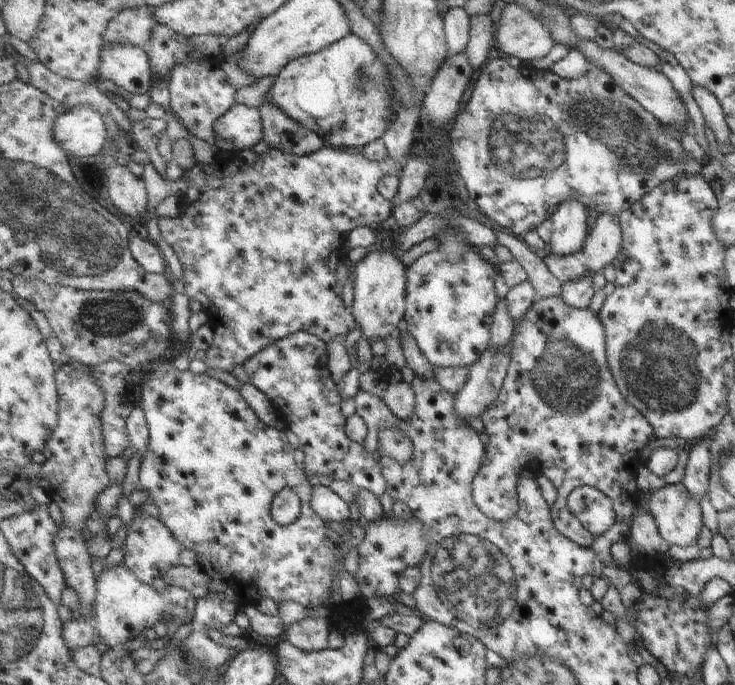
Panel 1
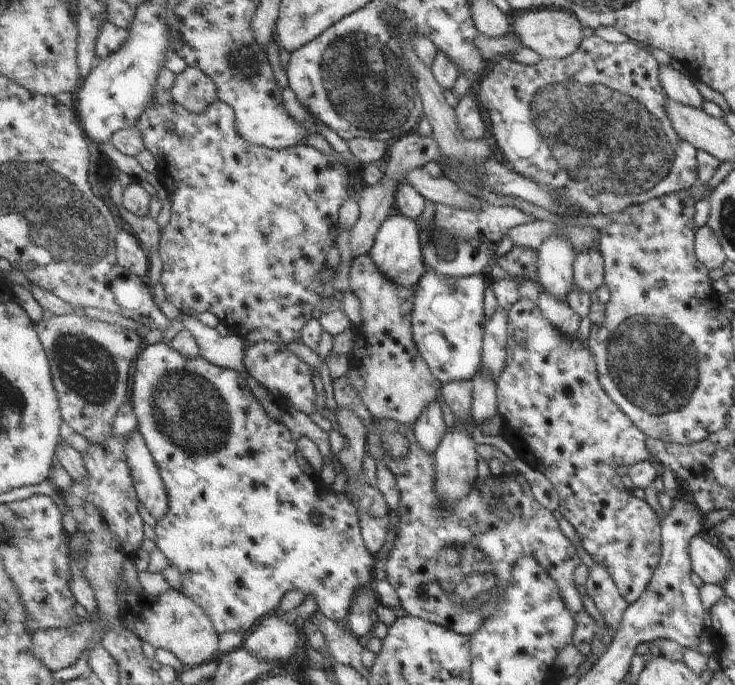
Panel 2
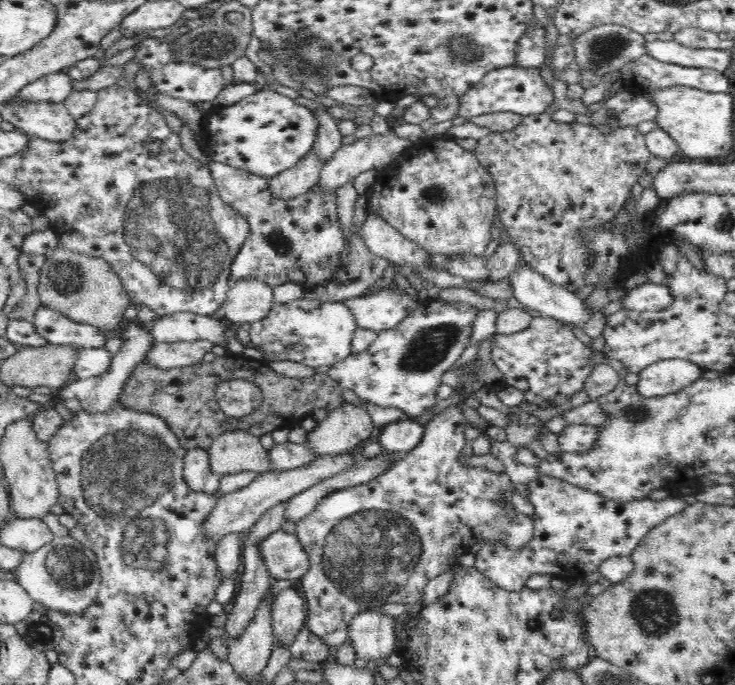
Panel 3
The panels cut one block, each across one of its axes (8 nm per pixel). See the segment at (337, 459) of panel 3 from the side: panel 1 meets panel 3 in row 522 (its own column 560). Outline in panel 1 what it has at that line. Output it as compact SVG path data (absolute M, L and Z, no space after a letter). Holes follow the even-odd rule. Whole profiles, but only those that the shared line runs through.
M577 199L566 200L555 208L553 216L551 253L558 255L582 255L589 236L588 210Z

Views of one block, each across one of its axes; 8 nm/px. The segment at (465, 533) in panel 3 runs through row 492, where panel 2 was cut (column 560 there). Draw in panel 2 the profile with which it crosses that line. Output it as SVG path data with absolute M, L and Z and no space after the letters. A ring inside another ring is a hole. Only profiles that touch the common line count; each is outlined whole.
M519 299L509 310L510 321L508 324L508 343L506 346L506 361L503 372L498 378L498 407L497 415L503 421L503 434L510 444L516 449L518 455L529 465L535 469L542 471L544 476L552 483L557 490L559 496L560 514L568 520L573 526L582 541L587 553L600 565L605 565L607 570L614 577L614 581L618 584L619 590L623 598L632 605L636 603L645 594L646 590L654 578L655 571L658 570L659 559L662 558L662 518L659 518L653 508L635 496L630 490L625 488L621 476L617 474L617 468L621 465L636 465L644 460L653 458L652 452L648 447L648 434L643 432L628 416L626 412L619 408L619 405L611 398L611 395L603 388L600 381L598 364L595 355L590 349L587 340L581 341L576 336L566 335L562 333L539 308L538 301L531 299Z

